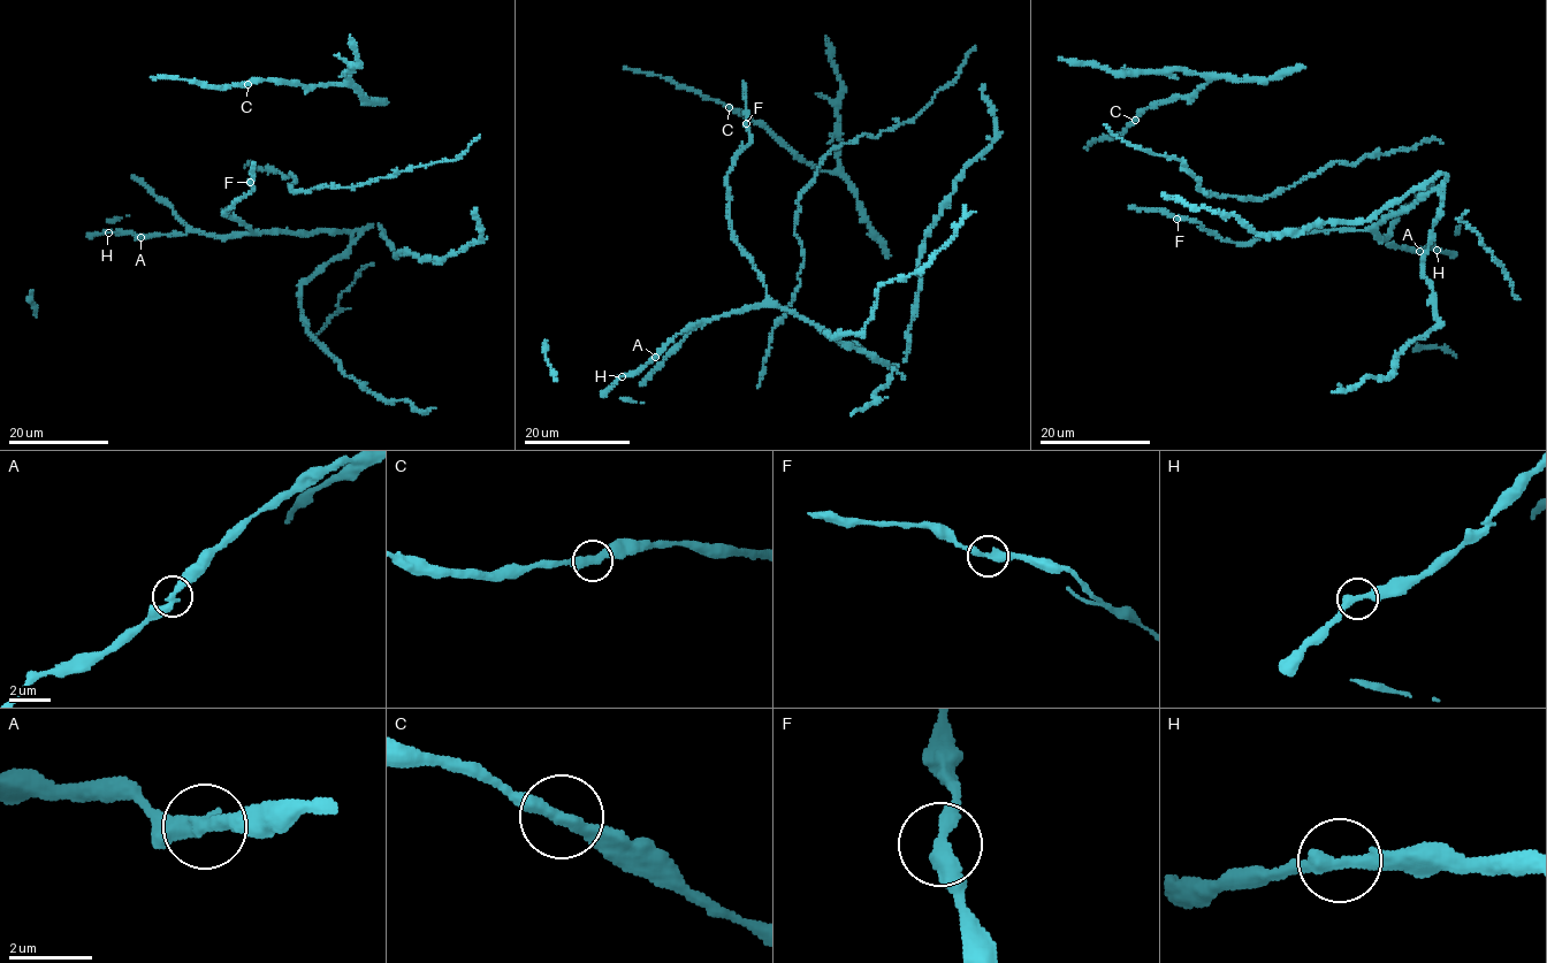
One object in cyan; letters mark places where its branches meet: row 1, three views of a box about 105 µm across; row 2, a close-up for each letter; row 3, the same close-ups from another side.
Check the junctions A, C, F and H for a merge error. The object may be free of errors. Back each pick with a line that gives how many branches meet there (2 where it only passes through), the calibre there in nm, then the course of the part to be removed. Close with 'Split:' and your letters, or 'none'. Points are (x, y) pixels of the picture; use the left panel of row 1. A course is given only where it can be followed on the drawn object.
Split: none

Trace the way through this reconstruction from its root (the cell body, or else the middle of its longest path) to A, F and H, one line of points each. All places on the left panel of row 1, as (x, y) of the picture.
A: (382, 227), (378, 224), (309, 234), (276, 230), (214, 236), (190, 231), (141, 237)
F: (382, 227), (309, 234), (252, 231), (226, 209), (223, 214), (252, 190), (250, 182)
H: (382, 227), (378, 224), (309, 234), (276, 230), (222, 236), (195, 231), (144, 237), (130, 232), (108, 232)

